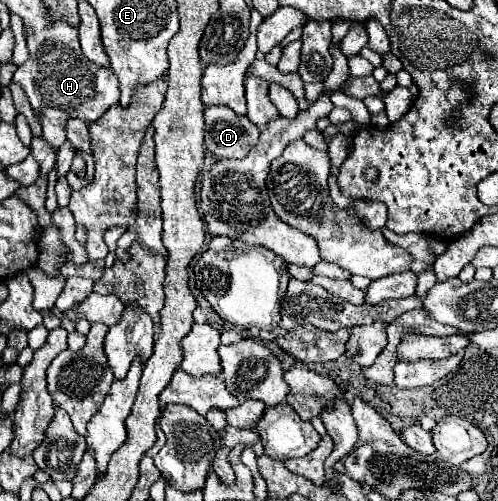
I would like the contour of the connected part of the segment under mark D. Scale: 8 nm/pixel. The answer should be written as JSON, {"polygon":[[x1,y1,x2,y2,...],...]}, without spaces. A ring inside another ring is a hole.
{"polygon":[[227,106,205,108,205,146,217,158,243,158,255,146,259,130,249,118,237,116]]}

